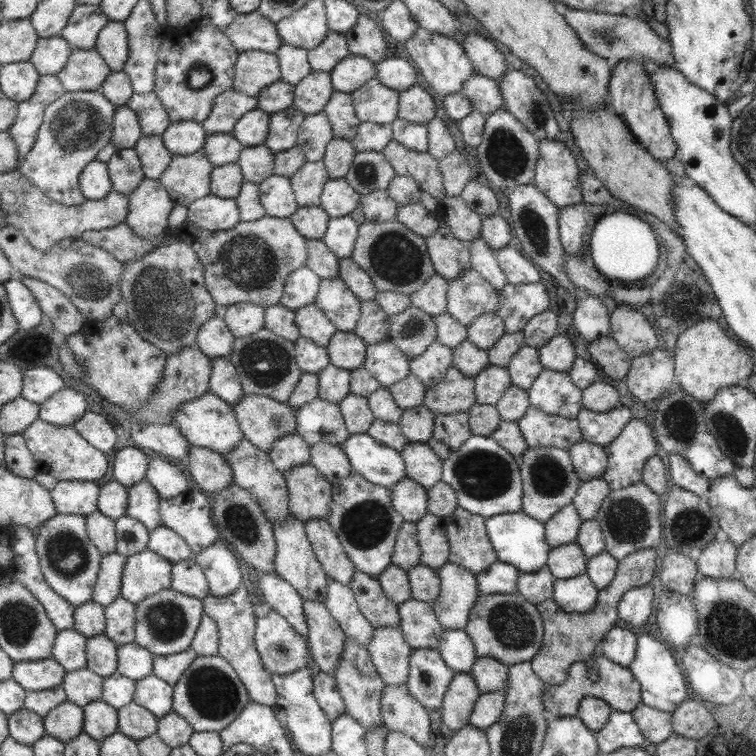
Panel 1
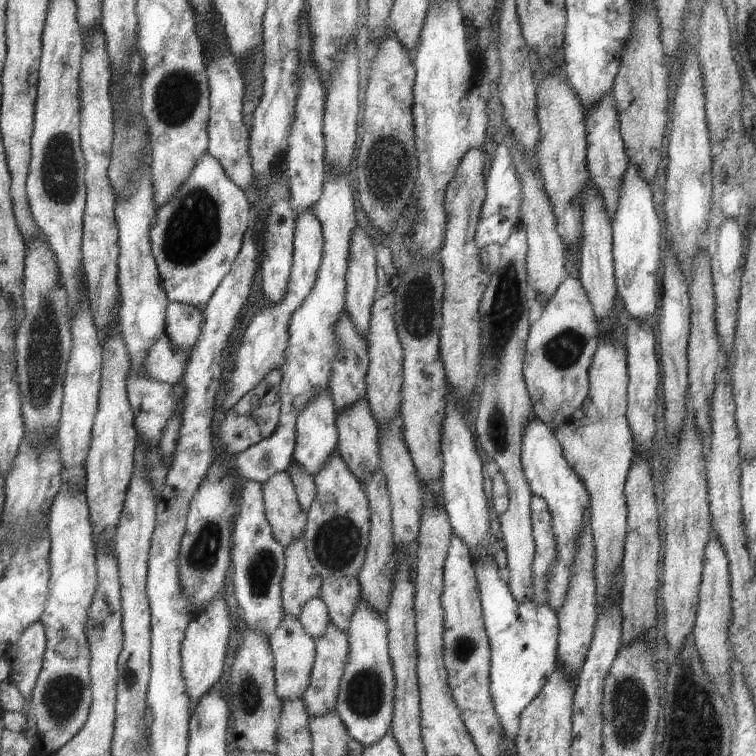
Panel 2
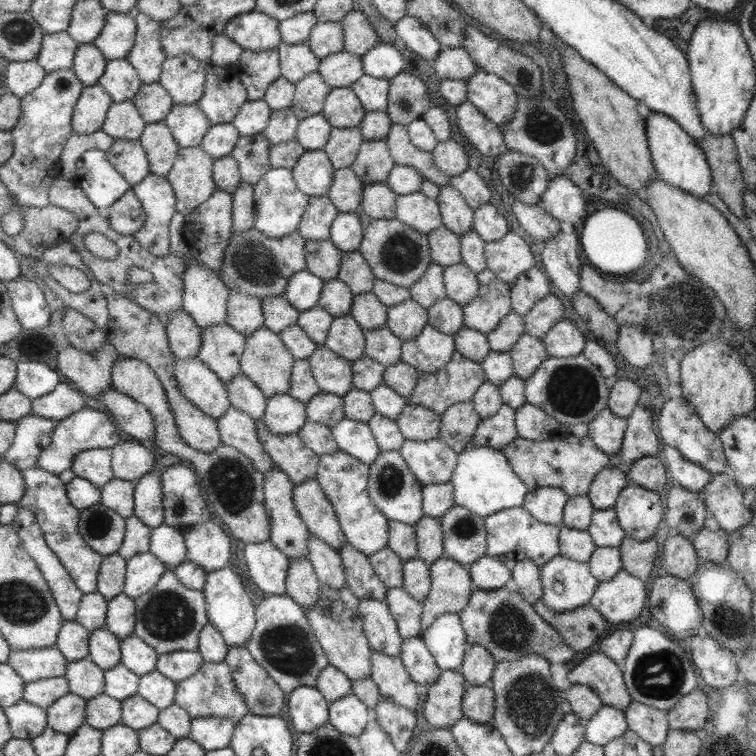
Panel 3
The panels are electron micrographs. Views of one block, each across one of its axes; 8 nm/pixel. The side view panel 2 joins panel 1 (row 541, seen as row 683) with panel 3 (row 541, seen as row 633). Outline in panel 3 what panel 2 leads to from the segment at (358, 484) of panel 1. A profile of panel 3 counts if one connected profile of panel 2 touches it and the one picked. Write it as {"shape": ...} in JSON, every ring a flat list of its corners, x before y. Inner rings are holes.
{"shape":[[339,449,336,453,320,456,320,468,316,478,333,504,348,542,369,556,387,547,390,540,390,518,369,497,370,472,371,465]]}

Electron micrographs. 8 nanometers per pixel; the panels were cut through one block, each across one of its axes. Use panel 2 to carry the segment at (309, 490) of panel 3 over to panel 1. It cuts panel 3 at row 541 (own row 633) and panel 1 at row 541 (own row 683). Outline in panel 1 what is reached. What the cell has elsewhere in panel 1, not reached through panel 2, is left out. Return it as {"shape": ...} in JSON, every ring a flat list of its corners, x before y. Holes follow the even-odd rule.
{"shape":[[323,517,309,520,305,524,305,530,328,578,350,585,356,573,356,566,349,558,329,519]]}

